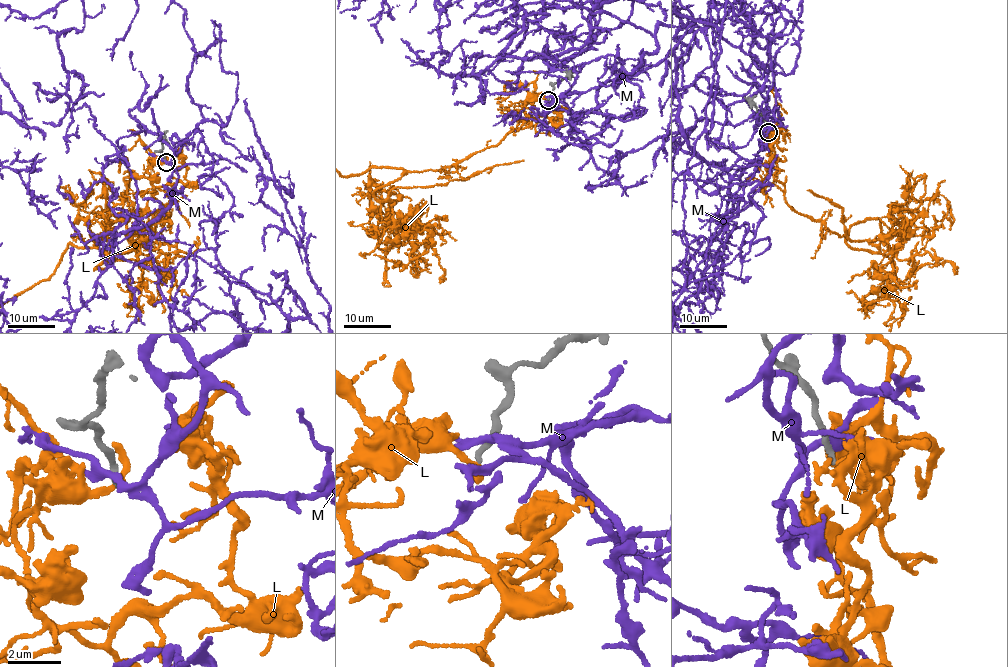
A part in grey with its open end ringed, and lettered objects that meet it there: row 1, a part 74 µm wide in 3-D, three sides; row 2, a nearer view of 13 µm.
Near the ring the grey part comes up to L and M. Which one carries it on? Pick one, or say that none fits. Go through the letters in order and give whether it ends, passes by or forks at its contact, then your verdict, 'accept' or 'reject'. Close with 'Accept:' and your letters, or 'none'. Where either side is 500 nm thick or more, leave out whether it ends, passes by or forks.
L: it passes by; reject
M: it forks; reject
Accept: none

